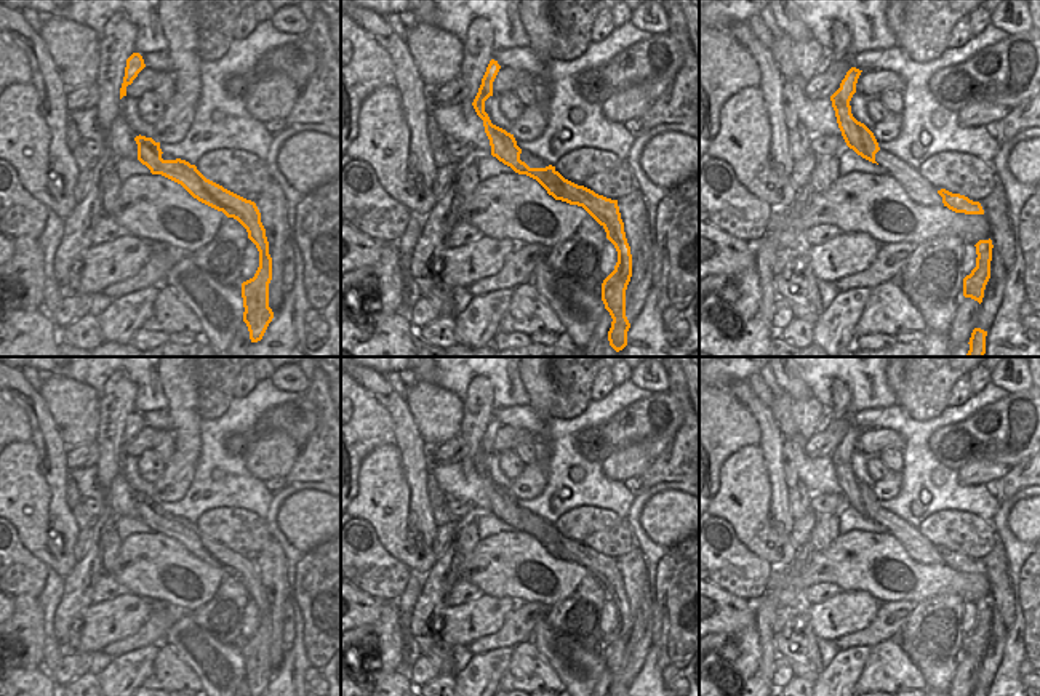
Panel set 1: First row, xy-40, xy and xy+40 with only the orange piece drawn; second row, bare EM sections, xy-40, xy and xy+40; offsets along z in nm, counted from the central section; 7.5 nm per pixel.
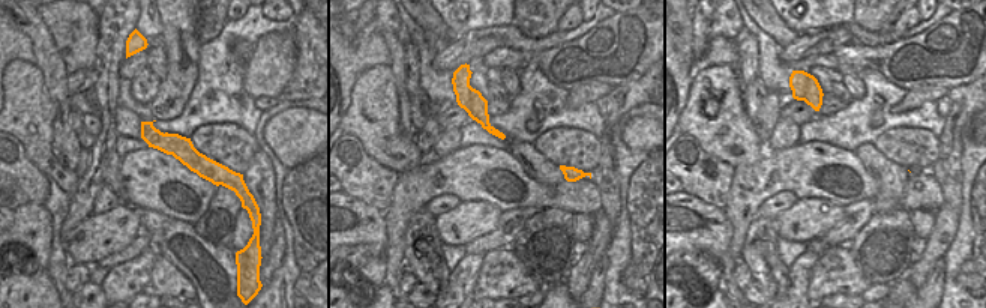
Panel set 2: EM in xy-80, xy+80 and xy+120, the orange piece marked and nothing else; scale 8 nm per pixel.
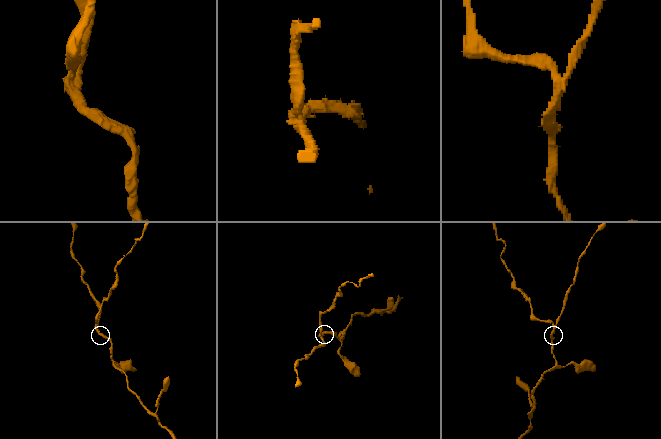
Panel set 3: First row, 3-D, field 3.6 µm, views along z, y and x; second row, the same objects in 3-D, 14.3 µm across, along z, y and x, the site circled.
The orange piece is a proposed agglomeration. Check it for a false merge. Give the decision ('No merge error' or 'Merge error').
Merge error

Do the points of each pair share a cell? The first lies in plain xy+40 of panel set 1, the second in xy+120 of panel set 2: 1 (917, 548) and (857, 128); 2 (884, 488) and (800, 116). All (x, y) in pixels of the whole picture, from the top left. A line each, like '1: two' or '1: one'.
1: two
2: one

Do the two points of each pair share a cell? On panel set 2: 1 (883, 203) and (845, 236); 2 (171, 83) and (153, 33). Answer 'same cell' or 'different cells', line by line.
1: different cells
2: different cells

